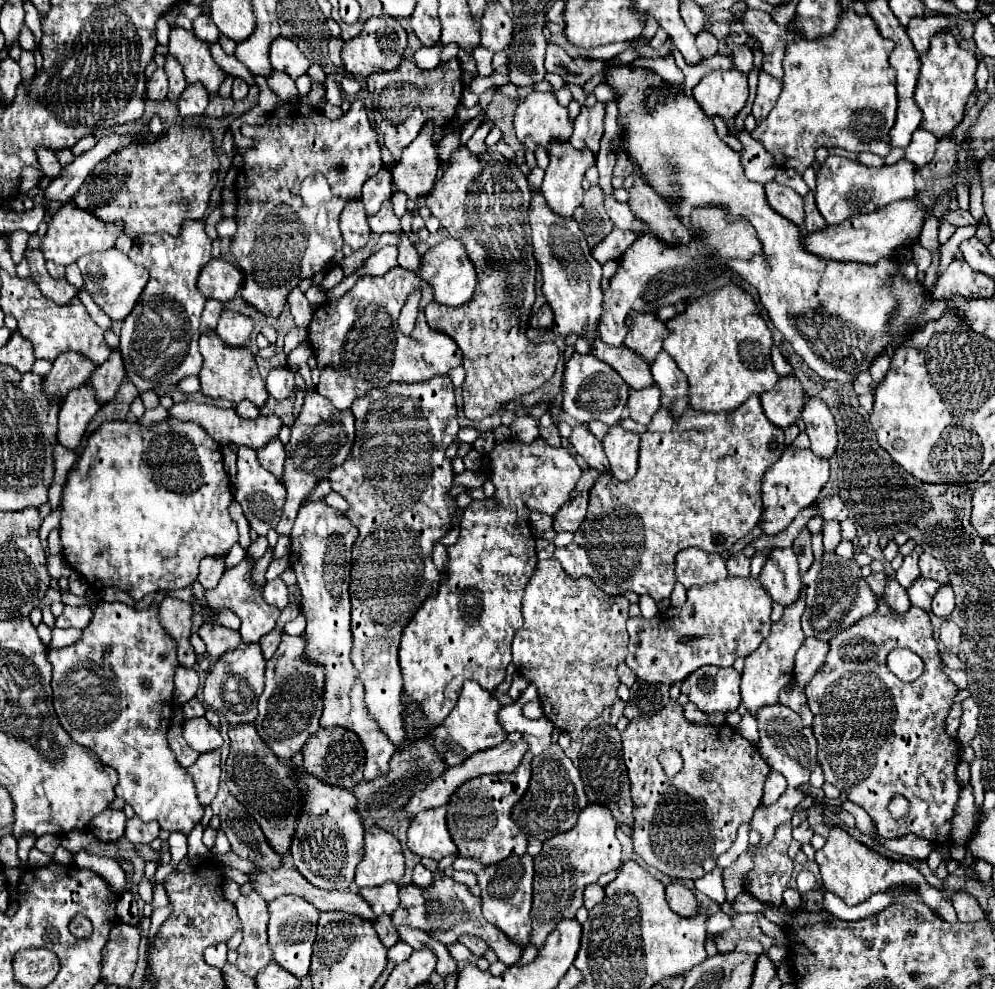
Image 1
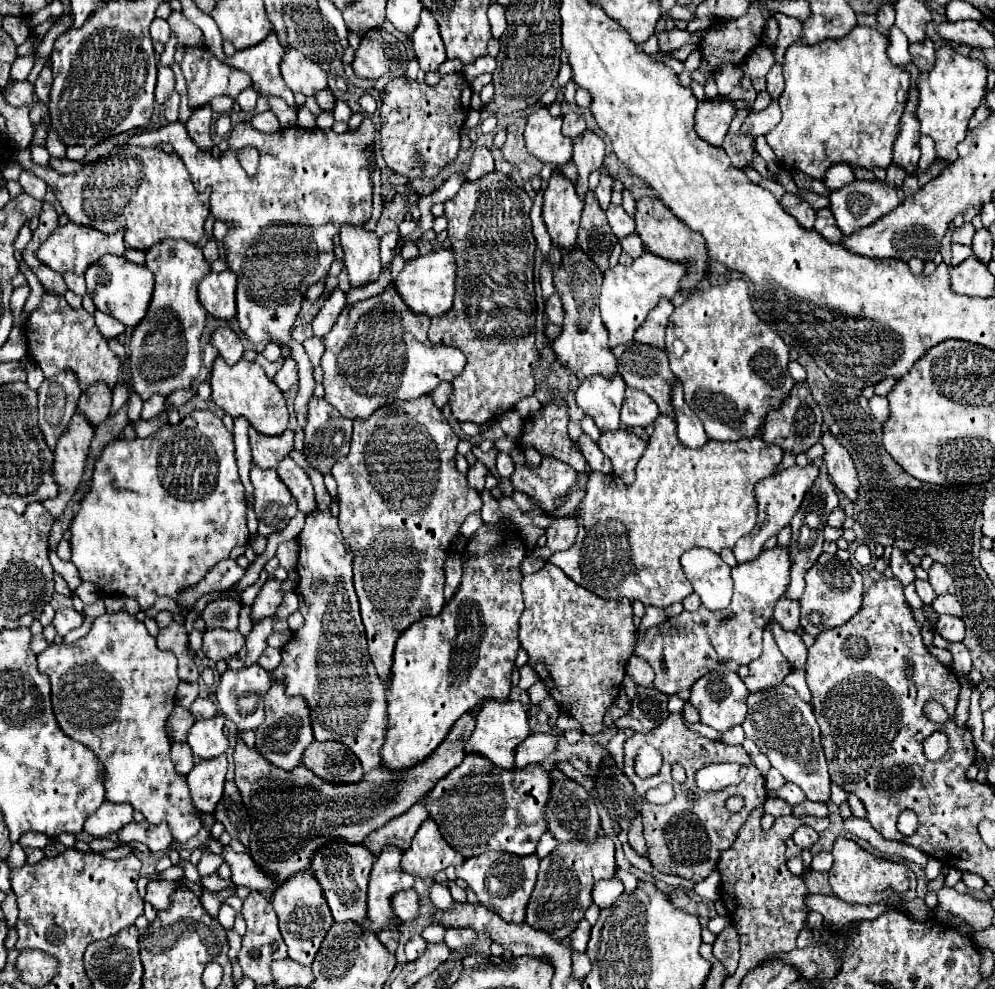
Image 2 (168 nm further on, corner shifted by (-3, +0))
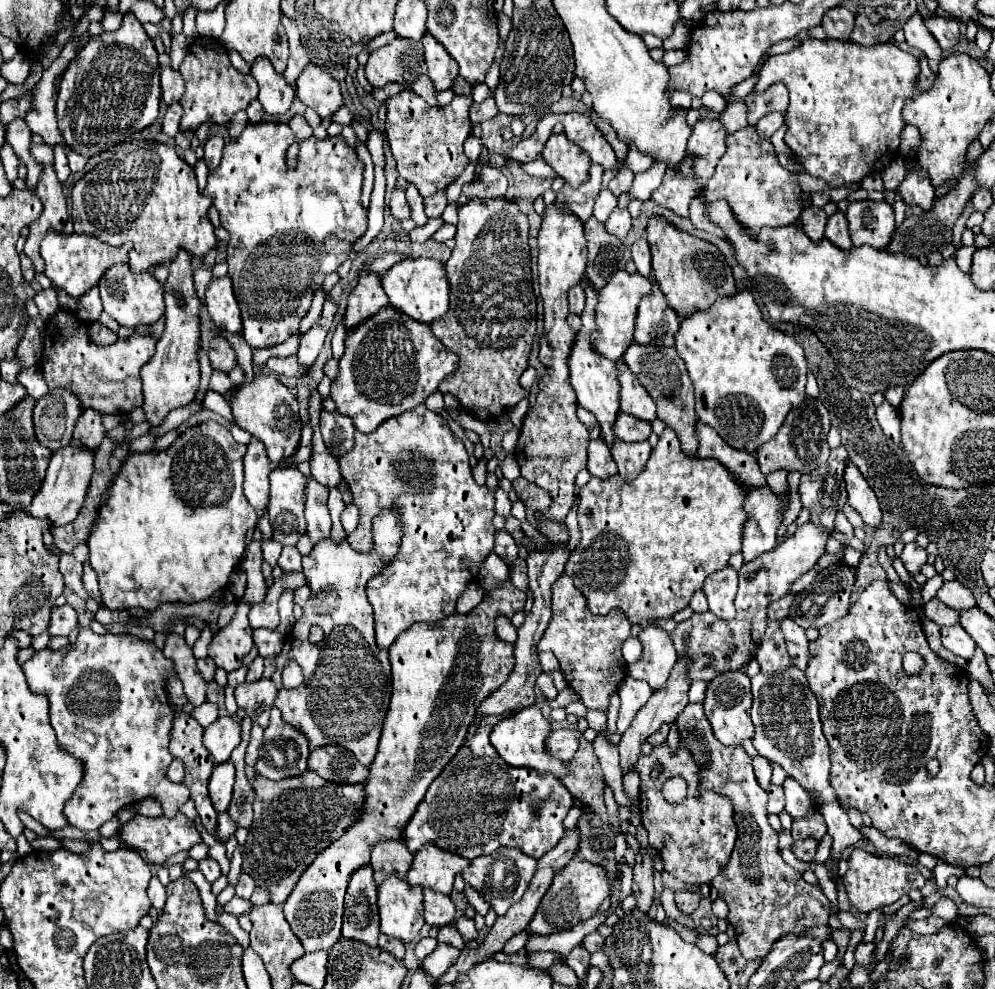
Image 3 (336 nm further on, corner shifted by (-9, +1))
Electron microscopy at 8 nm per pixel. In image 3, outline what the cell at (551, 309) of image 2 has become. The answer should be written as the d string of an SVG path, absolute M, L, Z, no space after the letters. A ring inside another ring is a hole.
M576 285L576 287L572 287L570 291L568 291L568 307L570 307L570 313L574 313L574 315L580 315L582 313L582 309L584 309L584 289L580 287L580 285Z

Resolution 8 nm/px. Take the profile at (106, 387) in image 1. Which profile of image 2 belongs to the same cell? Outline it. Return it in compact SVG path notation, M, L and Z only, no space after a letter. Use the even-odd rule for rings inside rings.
M94 384L94 388L82 392L76 412L84 414L92 426L98 426L108 418L110 402L112 402L112 392L106 392L102 384Z

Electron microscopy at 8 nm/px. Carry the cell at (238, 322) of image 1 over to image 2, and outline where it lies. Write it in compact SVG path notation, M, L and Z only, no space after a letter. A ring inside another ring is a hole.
M220 326L214 330L212 346L216 348L218 356L222 356L224 362L230 366L234 366L242 358L242 352L244 352L240 336L234 330L230 330L228 326Z

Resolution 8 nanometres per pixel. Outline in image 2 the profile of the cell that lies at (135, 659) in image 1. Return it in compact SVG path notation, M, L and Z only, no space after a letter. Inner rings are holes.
M126 612L104 614L94 620L90 632L74 644L52 644L38 656L38 670L50 678L52 684L52 710L60 730L72 740L88 746L104 766L106 800L114 804L130 804L142 810L150 824L168 822L174 838L186 842L198 834L198 810L190 800L186 776L174 770L170 760L170 738L166 736L166 720L174 708L174 694L178 688L176 660L172 652L162 652L156 640L148 634L146 626Z

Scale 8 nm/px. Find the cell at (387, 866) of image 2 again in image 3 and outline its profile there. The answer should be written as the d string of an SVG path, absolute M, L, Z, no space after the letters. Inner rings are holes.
M388 875L378 887L380 931L400 941L414 941L424 925L422 889L408 887L398 875Z

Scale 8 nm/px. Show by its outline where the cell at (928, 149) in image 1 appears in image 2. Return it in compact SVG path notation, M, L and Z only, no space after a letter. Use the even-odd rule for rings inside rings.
M921 135L918 140L918 146L920 146L920 170L926 170L930 168L930 164L936 160L936 151L934 148L934 142L932 138L928 138L926 135Z

